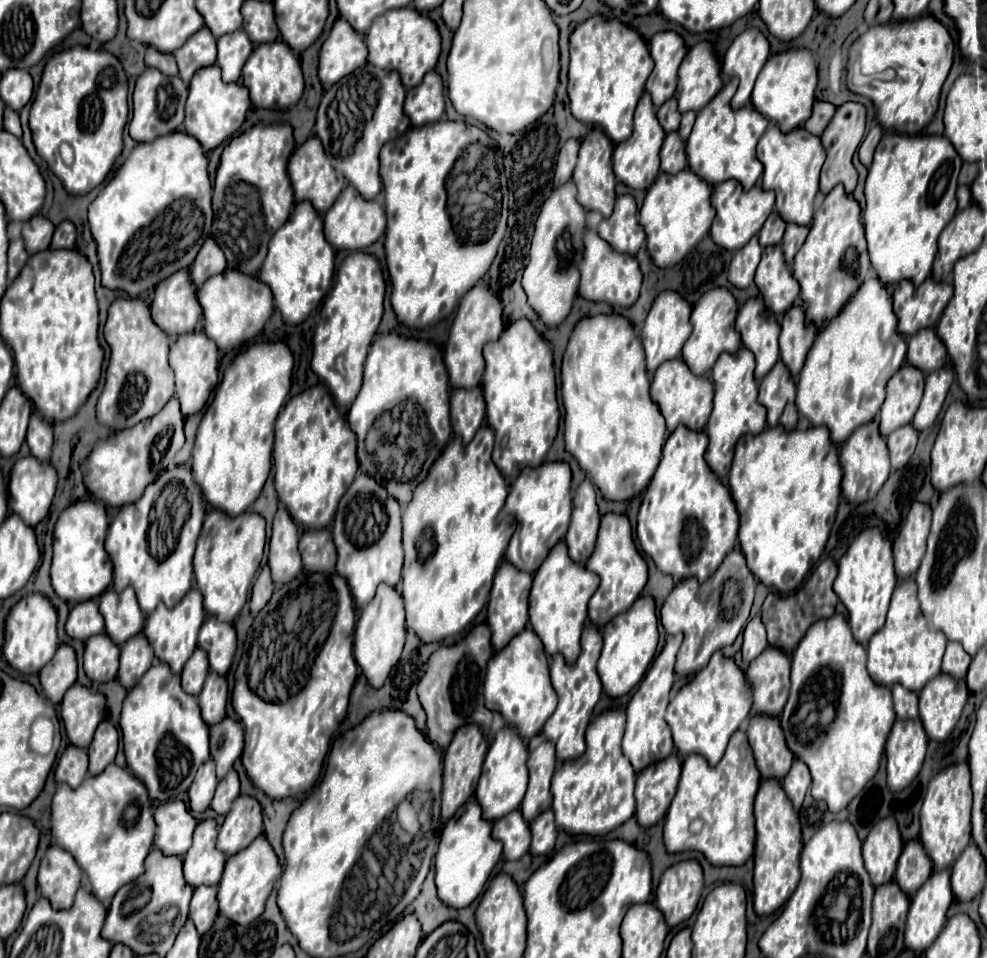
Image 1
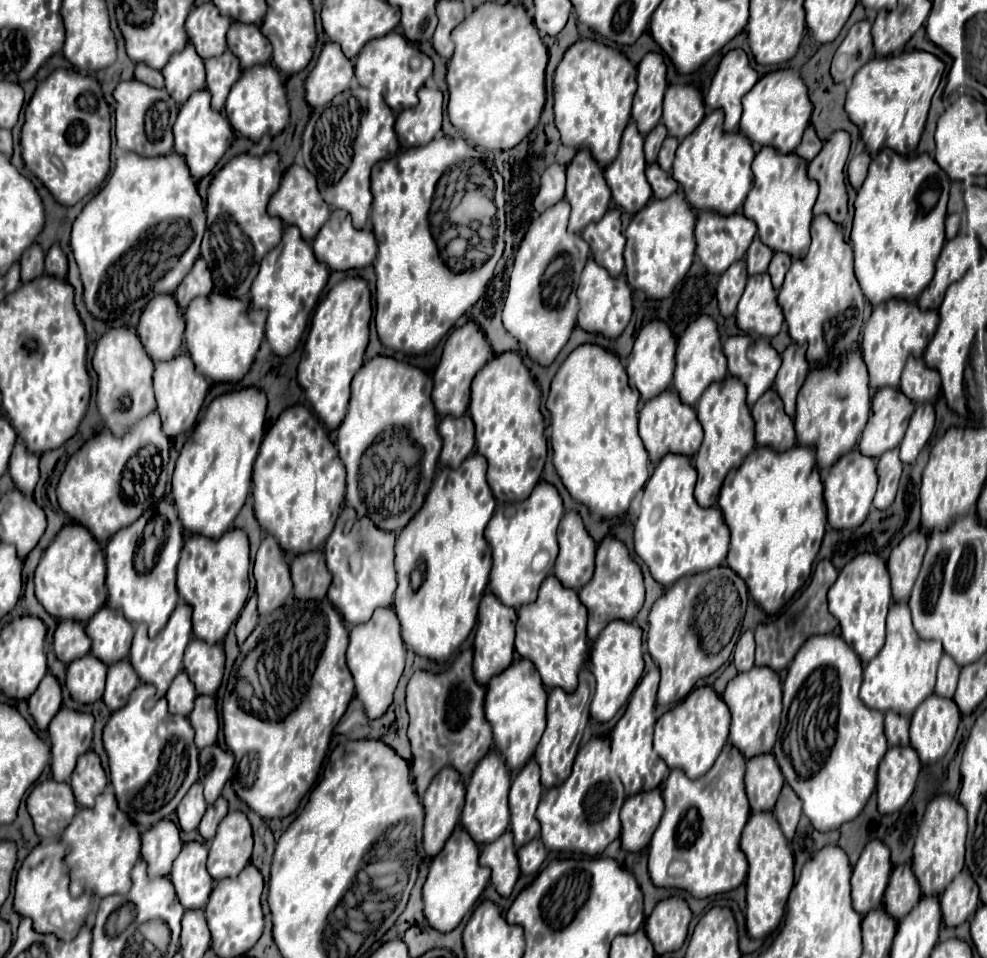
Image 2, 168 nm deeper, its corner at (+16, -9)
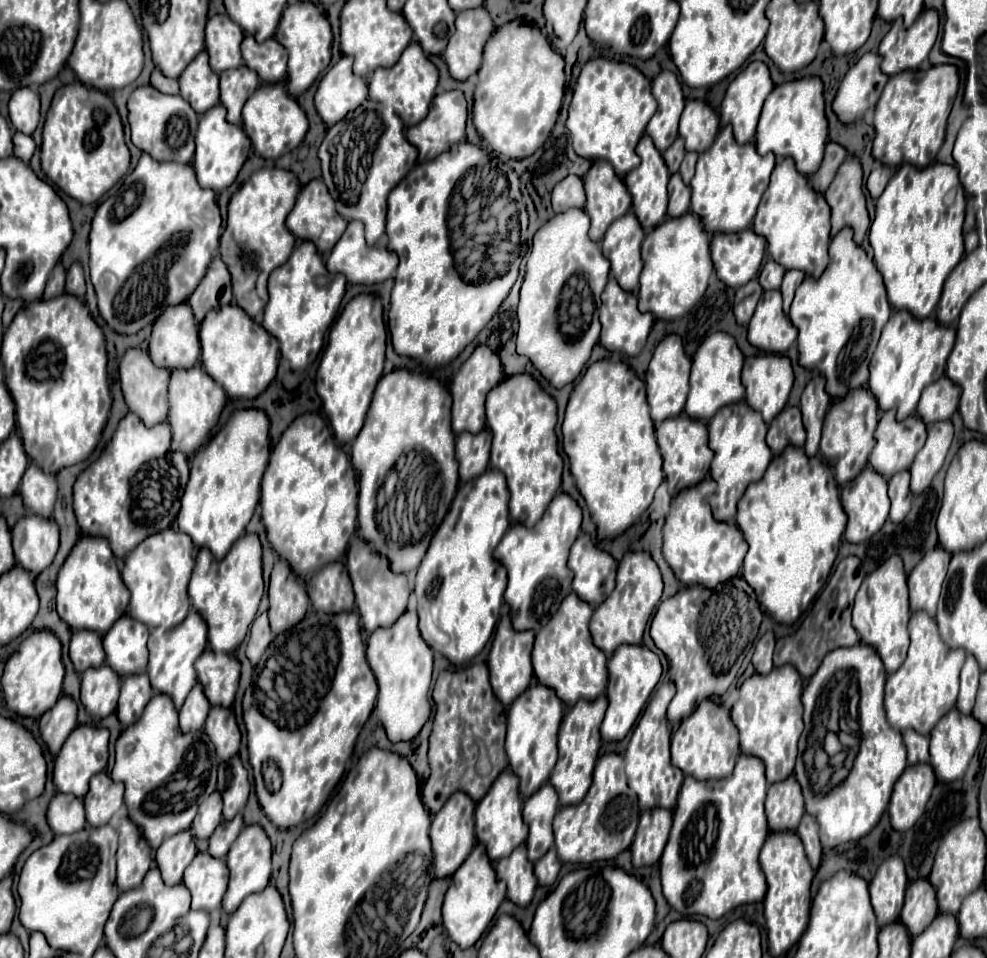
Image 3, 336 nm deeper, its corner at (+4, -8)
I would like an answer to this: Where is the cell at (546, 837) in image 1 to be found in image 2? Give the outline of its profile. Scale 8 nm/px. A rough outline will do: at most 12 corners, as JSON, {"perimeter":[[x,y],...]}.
{"perimeter":[[536,837],[518,849],[520,871],[536,875],[546,859],[546,847]]}

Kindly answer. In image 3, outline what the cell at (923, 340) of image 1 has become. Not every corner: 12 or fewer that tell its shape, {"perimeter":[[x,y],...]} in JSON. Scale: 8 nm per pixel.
{"perimeter":[[940,376],[924,388],[918,416],[930,424],[956,412],[960,386]]}

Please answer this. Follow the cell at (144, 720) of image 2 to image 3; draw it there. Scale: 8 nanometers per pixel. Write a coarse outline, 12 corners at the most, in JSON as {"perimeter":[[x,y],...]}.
{"perimeter":[[156,694],[110,776],[148,844],[190,828],[218,758]]}

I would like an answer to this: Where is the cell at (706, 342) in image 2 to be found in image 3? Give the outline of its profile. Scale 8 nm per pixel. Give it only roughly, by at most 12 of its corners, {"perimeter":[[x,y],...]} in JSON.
{"perimeter":[[710,334],[692,356],[684,412],[708,422],[744,398],[744,354]]}

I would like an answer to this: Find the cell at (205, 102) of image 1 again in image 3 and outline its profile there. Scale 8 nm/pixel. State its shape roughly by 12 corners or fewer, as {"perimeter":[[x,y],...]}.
{"perimeter":[[222,104],[202,114],[192,166],[200,186],[230,186],[250,152]]}

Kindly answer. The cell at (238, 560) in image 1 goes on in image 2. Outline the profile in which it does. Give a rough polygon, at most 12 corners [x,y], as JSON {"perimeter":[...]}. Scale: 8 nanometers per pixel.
{"perimeter":[[242,529],[186,539],[178,593],[196,639],[224,641],[248,599]]}

